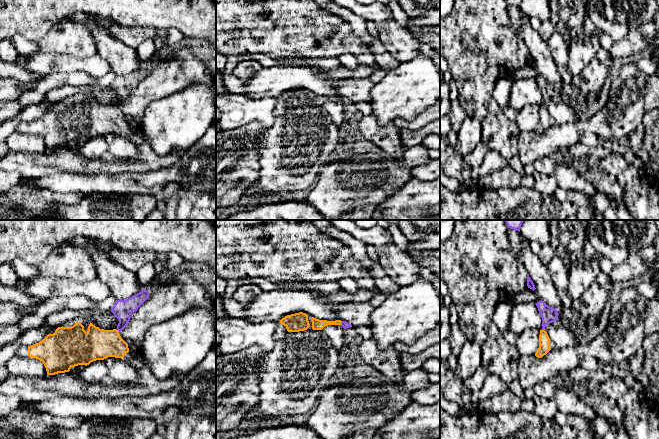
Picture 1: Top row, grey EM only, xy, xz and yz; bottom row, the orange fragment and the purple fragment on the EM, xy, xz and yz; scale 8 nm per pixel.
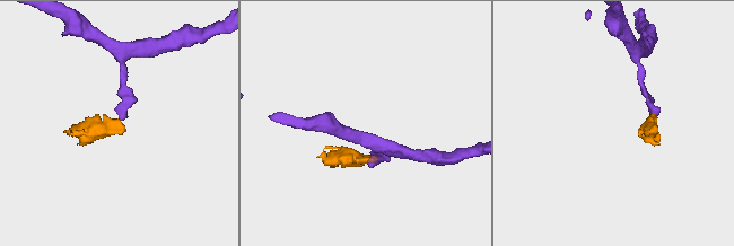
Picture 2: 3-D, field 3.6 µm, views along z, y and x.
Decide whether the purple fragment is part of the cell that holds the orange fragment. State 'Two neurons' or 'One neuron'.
Two neurons

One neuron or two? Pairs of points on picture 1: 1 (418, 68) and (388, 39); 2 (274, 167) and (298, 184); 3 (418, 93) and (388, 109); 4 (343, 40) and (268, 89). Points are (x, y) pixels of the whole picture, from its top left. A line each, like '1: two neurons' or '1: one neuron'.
1: two neurons
2: one neuron
3: one neuron
4: two neurons

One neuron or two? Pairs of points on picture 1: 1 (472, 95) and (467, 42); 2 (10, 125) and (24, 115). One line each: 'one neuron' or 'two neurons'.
1: one neuron
2: one neuron

